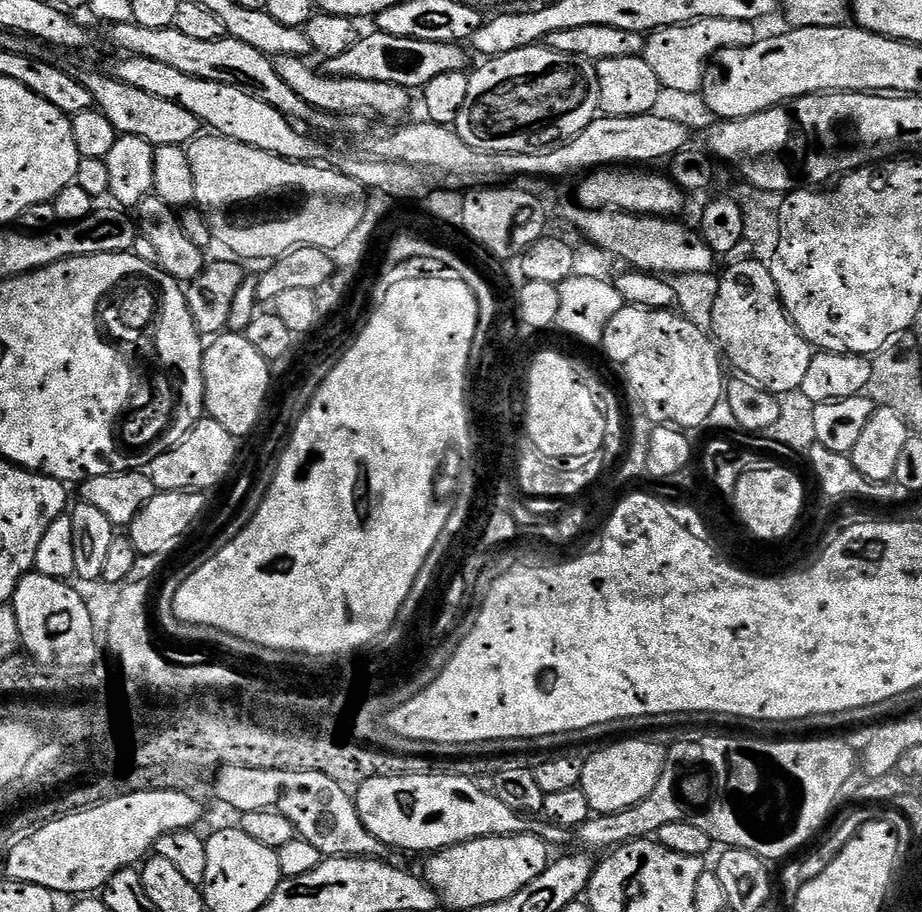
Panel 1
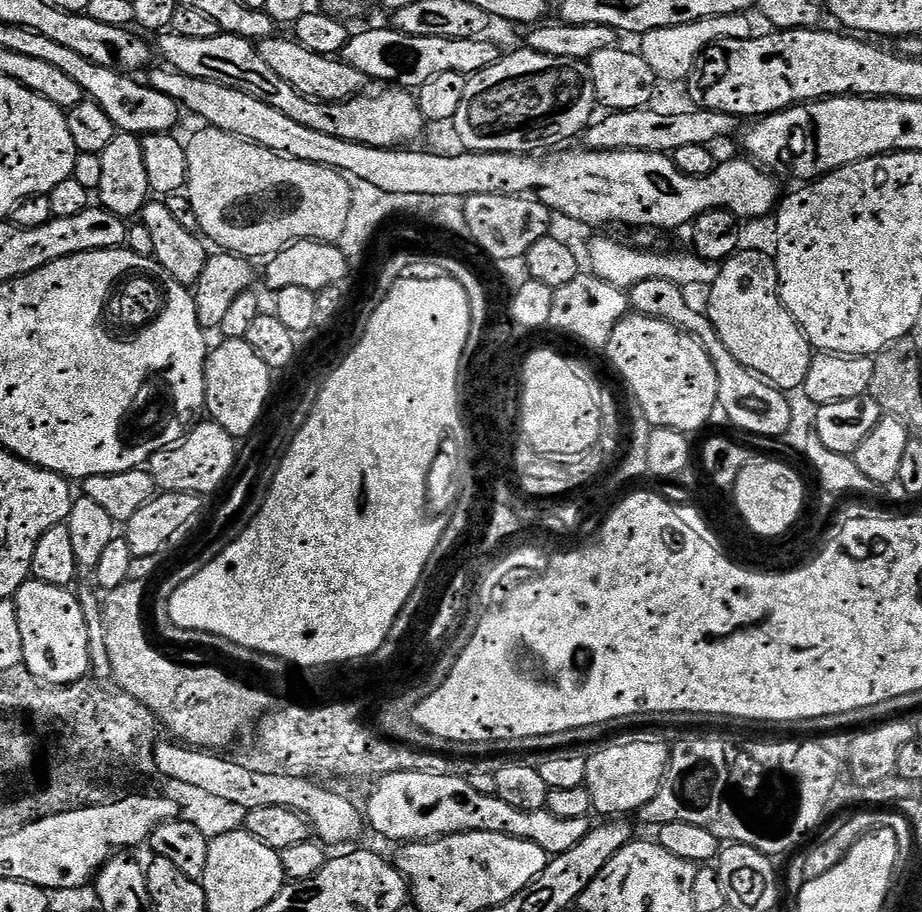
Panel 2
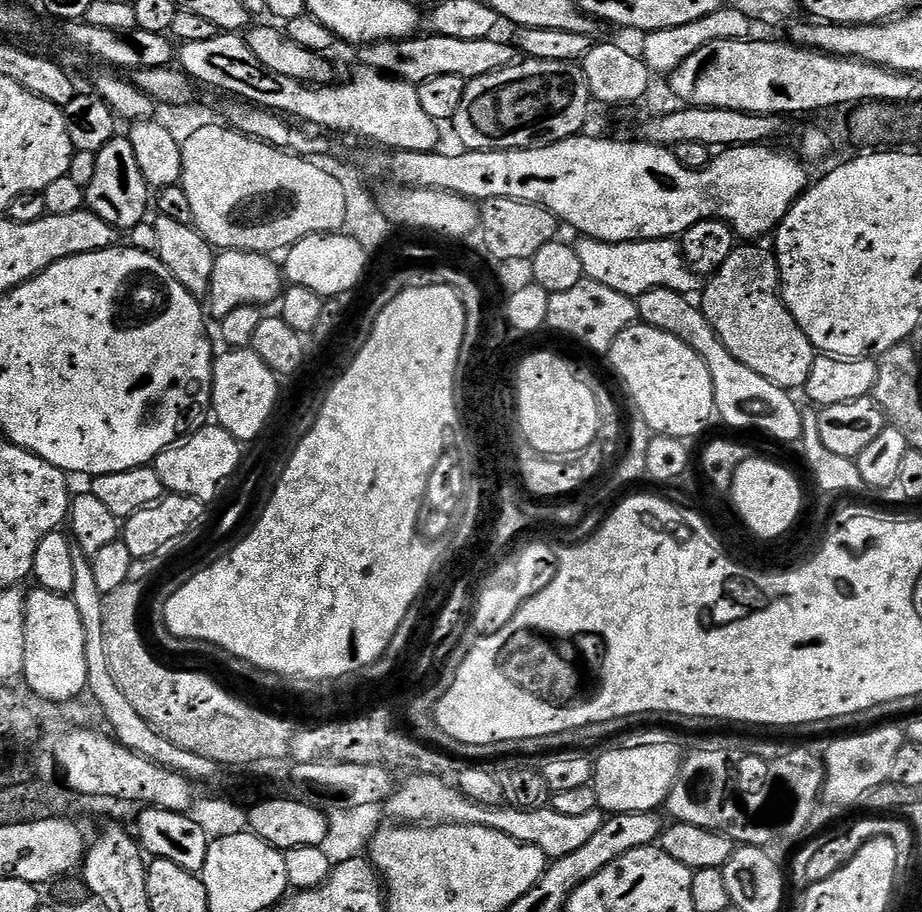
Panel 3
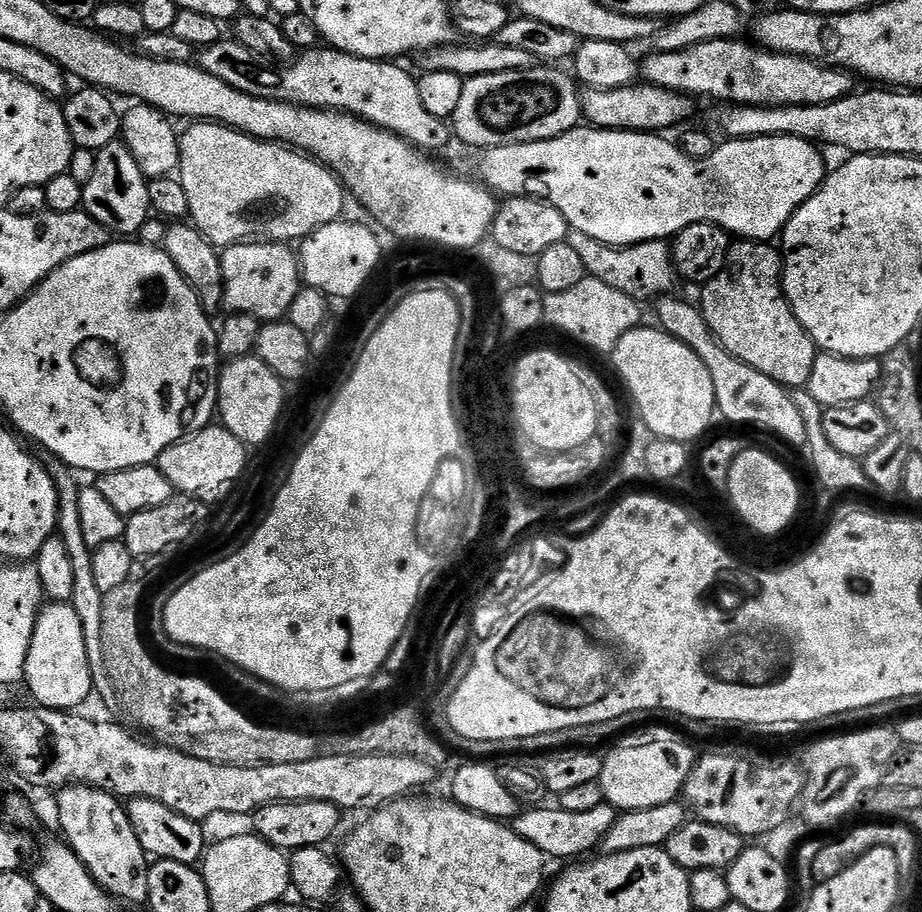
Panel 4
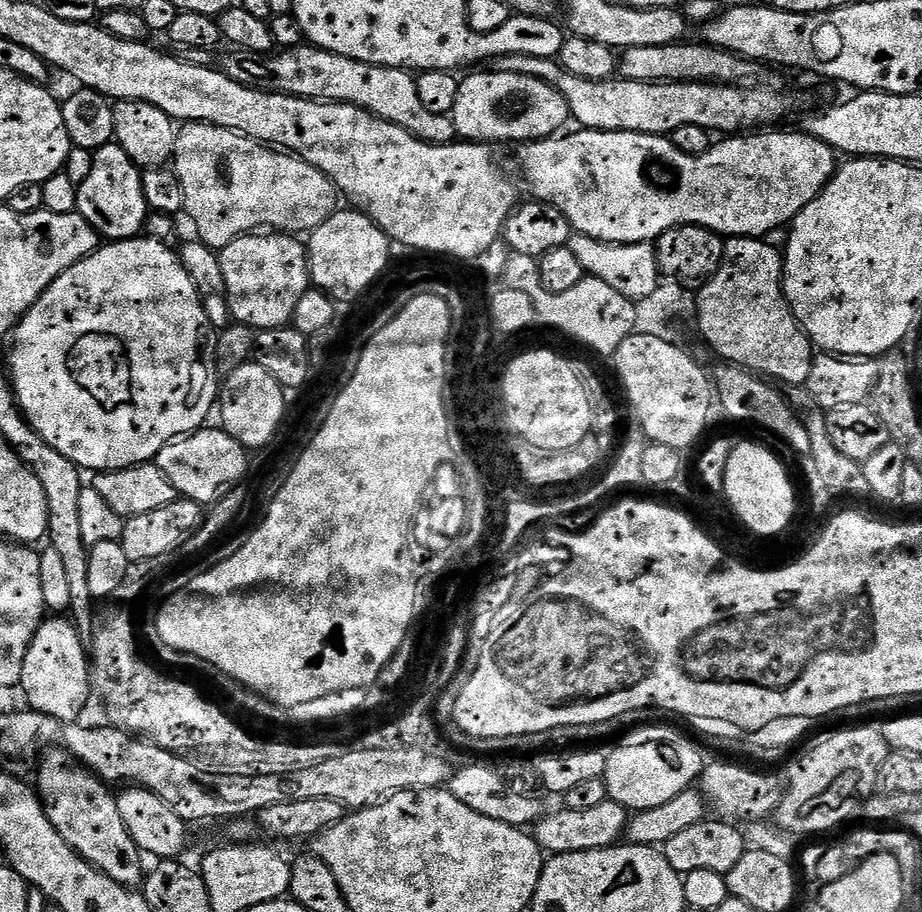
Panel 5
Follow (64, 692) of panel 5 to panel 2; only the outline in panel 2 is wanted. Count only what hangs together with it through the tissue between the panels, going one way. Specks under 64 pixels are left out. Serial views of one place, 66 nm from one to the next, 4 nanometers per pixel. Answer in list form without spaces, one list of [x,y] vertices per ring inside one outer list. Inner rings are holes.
[[[30,578],[16,591],[14,603],[18,610],[18,628],[22,630],[22,652],[24,664],[34,674],[34,678],[42,678],[42,682],[67,686],[78,682],[89,675],[92,666],[90,654],[90,634],[84,611],[80,605],[79,595],[68,588],[59,588],[41,580]]]

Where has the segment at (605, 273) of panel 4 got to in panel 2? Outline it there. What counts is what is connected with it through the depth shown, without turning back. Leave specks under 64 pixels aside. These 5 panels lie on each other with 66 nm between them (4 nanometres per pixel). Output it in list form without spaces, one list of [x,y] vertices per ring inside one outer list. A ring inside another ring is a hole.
[[[600,234],[595,235],[590,242],[590,258],[593,275],[624,291],[651,278],[666,278],[680,287],[695,283],[712,286],[718,280],[722,266],[722,262],[712,263],[692,252],[686,252],[686,255],[674,252],[650,252],[622,244],[612,238],[600,236]]]

